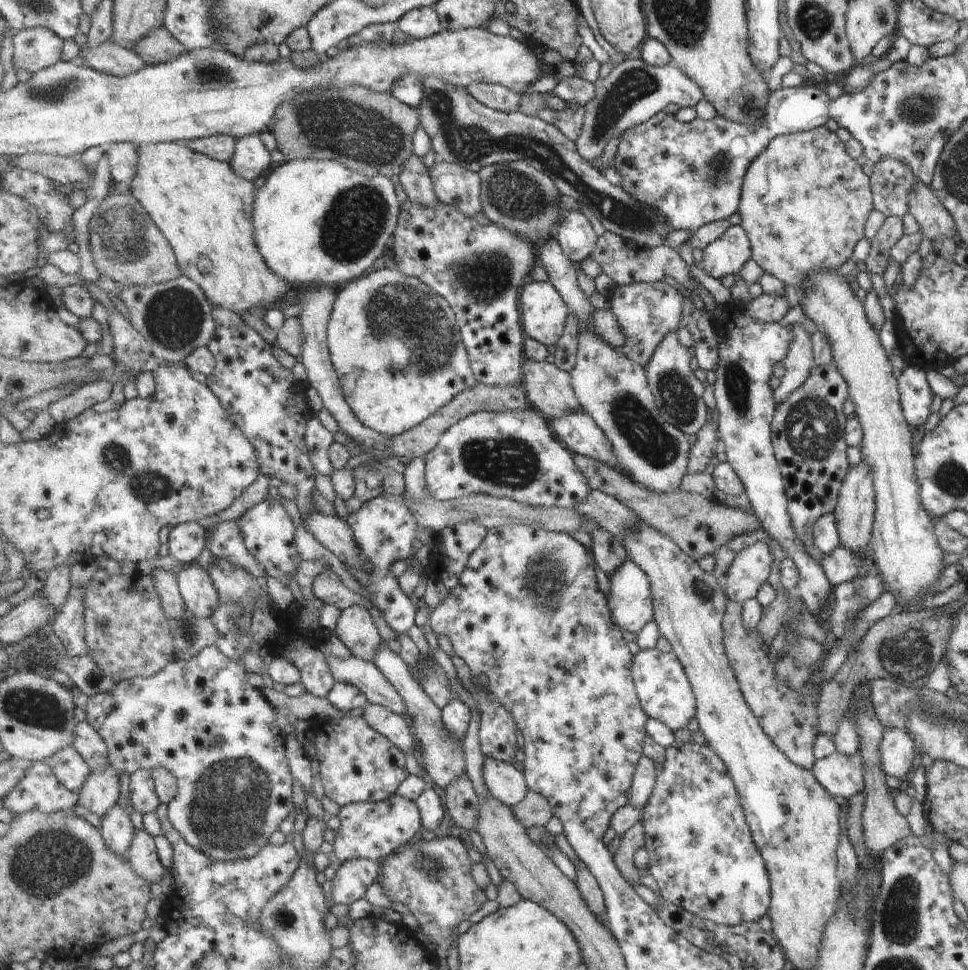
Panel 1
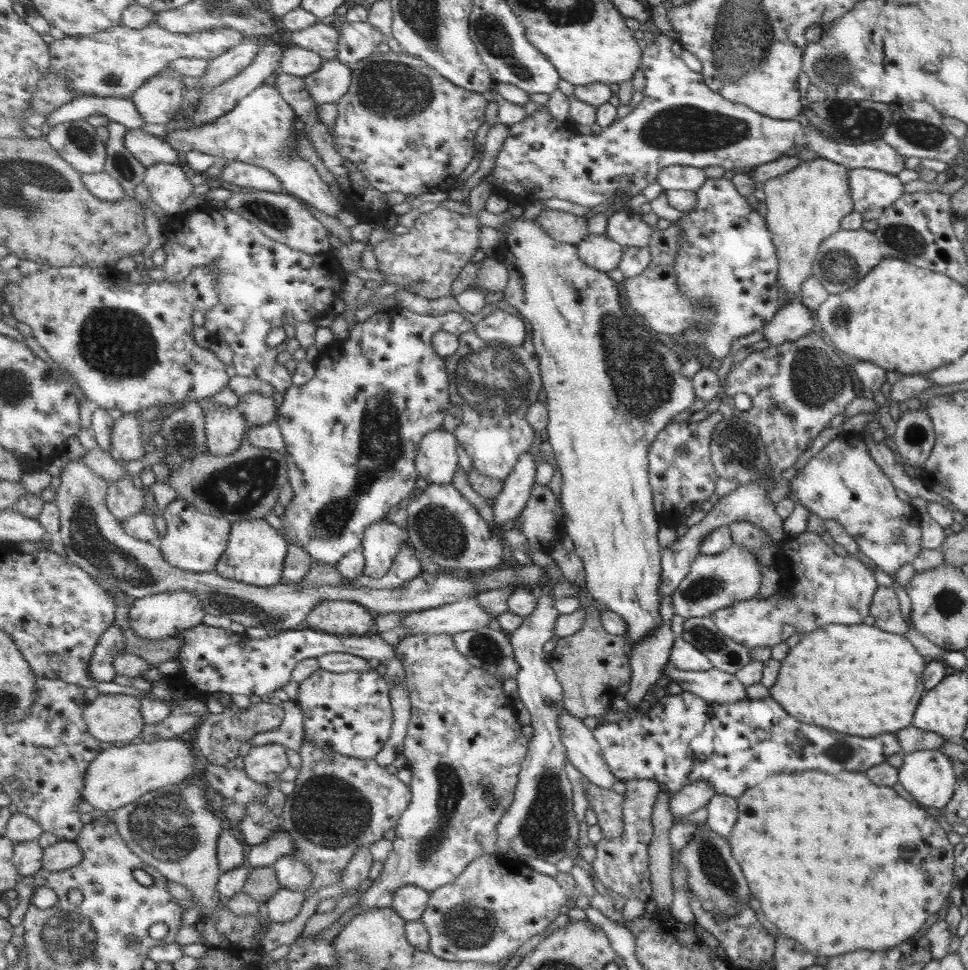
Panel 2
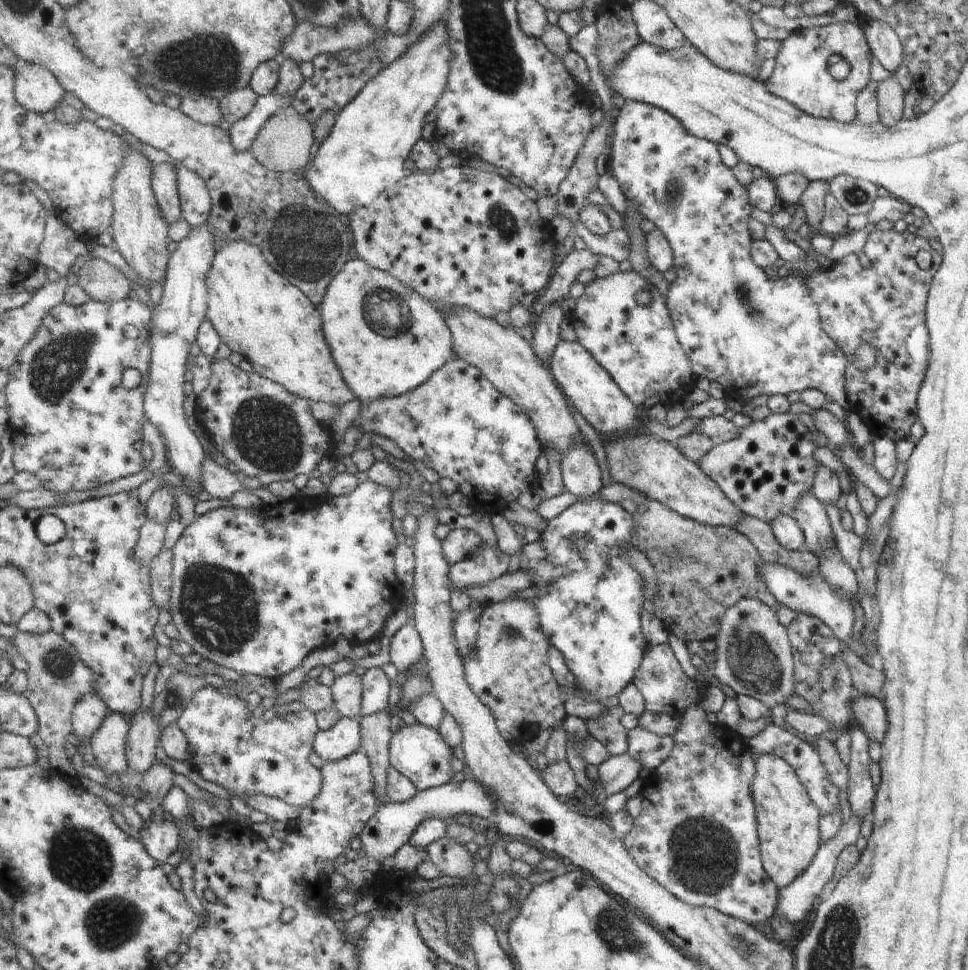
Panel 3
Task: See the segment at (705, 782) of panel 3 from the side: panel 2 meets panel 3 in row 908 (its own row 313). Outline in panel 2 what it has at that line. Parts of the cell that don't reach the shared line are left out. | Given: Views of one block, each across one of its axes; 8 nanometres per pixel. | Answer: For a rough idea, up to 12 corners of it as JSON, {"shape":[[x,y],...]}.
{"shape":[[707,177],[675,265],[706,322],[683,335],[722,361],[778,309],[763,217]]}

